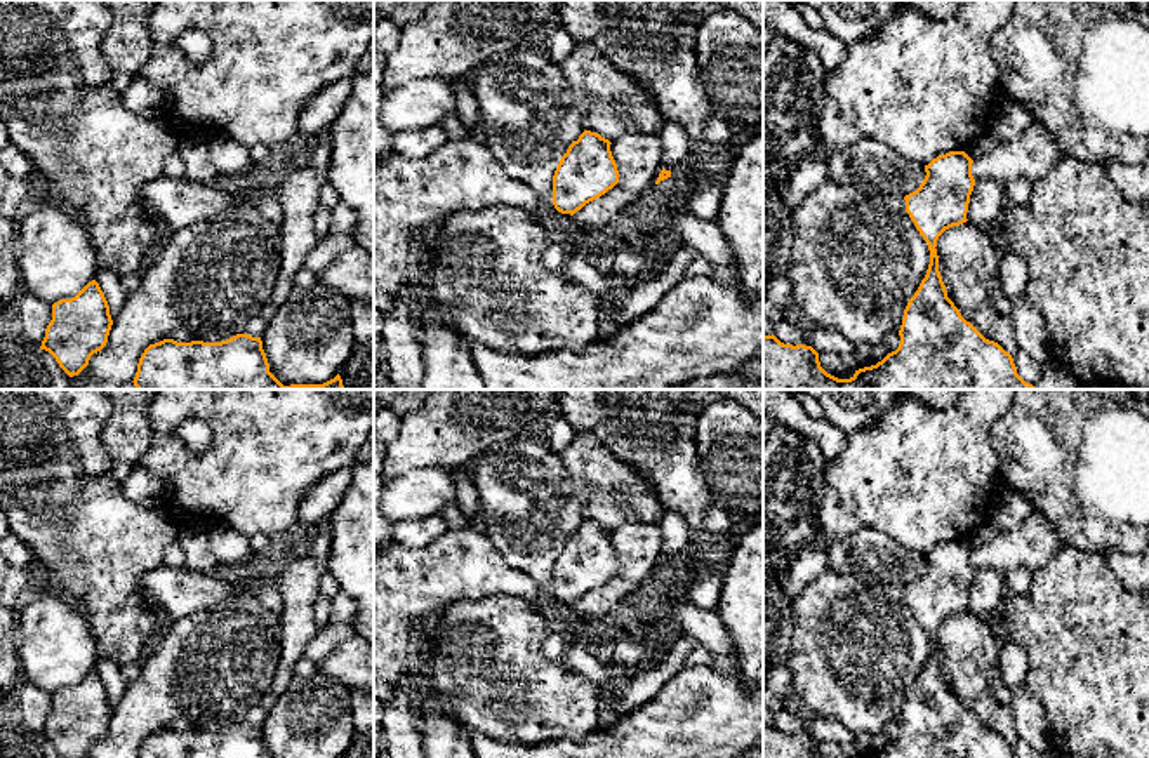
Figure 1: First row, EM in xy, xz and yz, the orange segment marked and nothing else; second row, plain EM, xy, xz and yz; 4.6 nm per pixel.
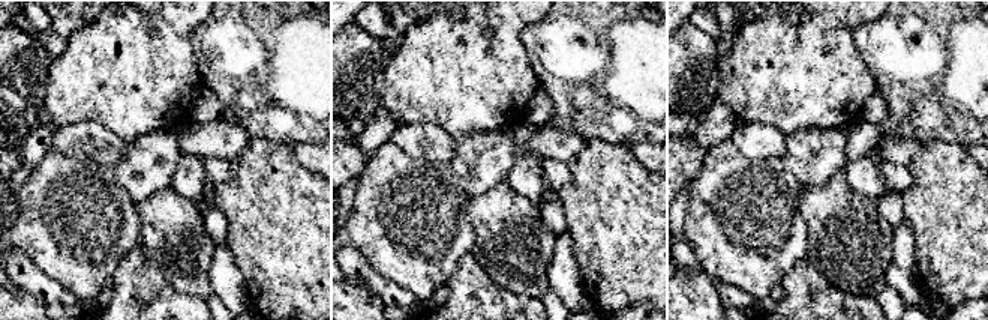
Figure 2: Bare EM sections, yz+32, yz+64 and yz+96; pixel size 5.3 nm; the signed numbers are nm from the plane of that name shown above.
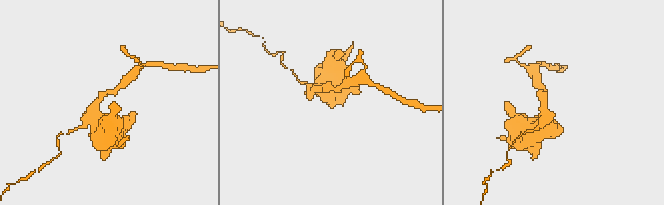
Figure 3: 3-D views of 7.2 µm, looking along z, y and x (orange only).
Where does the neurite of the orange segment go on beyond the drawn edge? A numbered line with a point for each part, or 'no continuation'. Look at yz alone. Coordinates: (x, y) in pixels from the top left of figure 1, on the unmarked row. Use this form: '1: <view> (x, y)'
no continuation

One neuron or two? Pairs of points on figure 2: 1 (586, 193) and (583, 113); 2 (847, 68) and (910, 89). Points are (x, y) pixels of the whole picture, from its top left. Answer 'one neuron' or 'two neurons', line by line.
1: two neurons
2: two neurons

